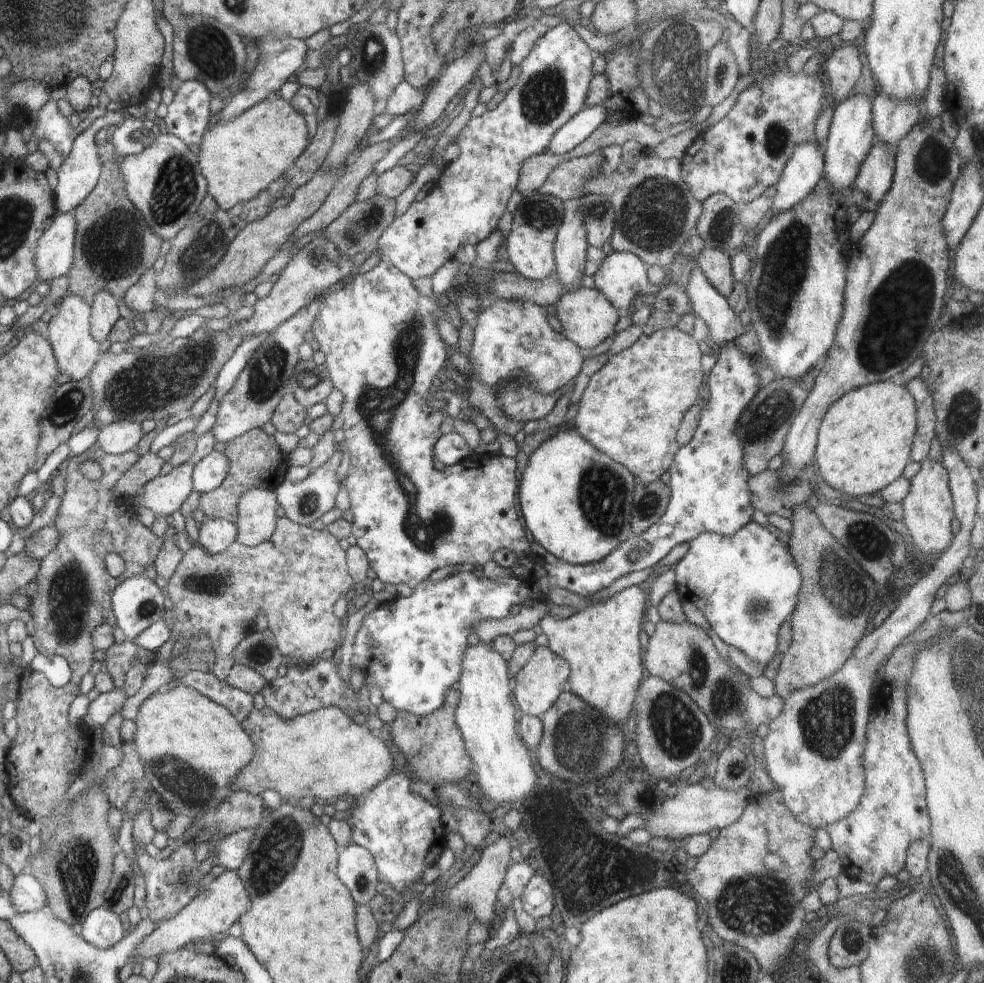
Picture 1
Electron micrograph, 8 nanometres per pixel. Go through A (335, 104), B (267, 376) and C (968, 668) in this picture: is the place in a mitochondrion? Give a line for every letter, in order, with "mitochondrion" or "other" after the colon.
A: other
B: mitochondrion
C: mitochondrion

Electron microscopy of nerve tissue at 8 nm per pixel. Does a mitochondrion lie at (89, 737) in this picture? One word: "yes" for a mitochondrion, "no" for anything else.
no

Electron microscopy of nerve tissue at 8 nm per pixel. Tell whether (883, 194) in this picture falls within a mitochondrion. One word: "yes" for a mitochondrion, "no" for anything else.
no

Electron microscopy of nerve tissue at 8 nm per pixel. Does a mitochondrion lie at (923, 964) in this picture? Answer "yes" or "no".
yes

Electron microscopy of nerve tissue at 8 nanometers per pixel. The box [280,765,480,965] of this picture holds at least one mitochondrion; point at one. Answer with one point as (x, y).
(454, 915)

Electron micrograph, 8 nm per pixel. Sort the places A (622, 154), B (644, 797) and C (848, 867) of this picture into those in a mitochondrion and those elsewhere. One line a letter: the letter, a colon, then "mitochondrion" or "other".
A: other
B: mitochondrion
C: other

